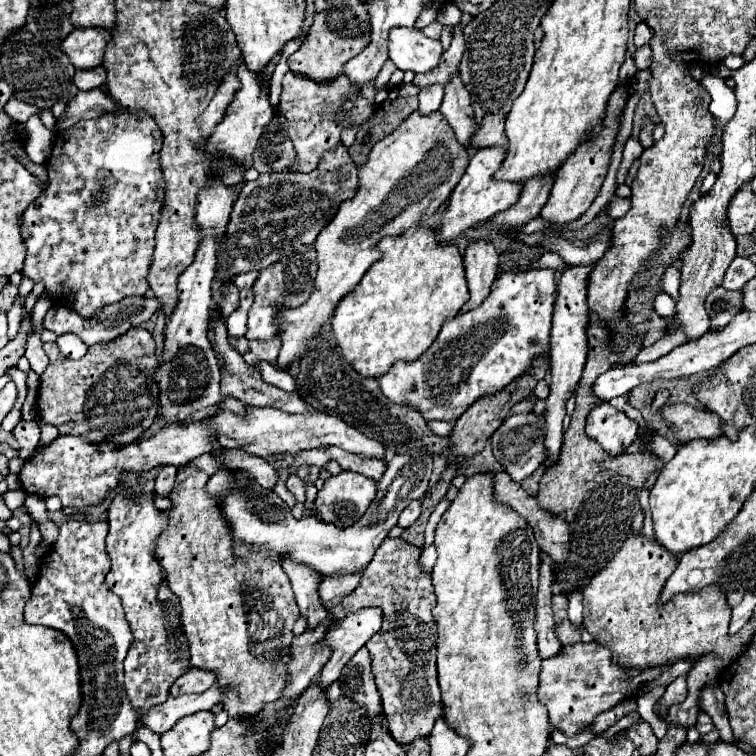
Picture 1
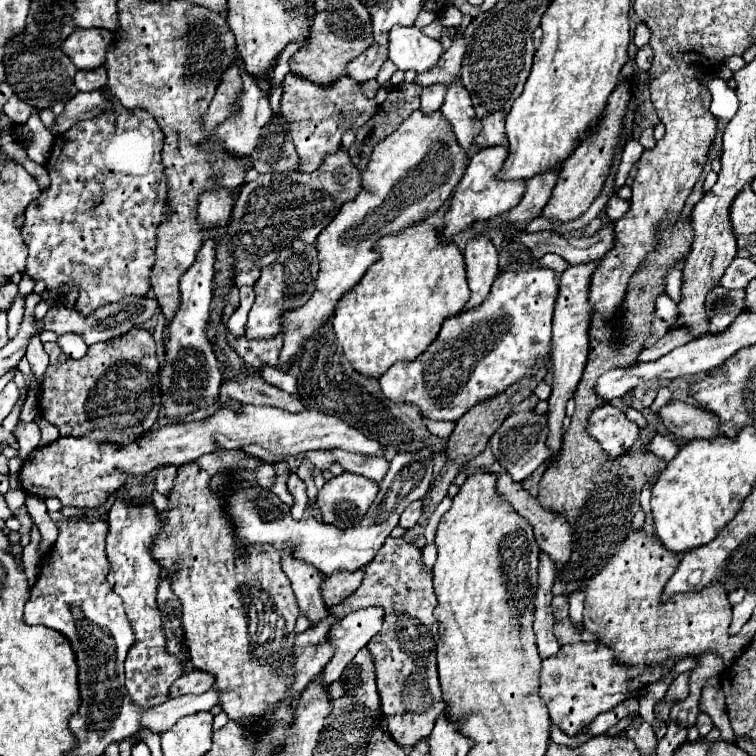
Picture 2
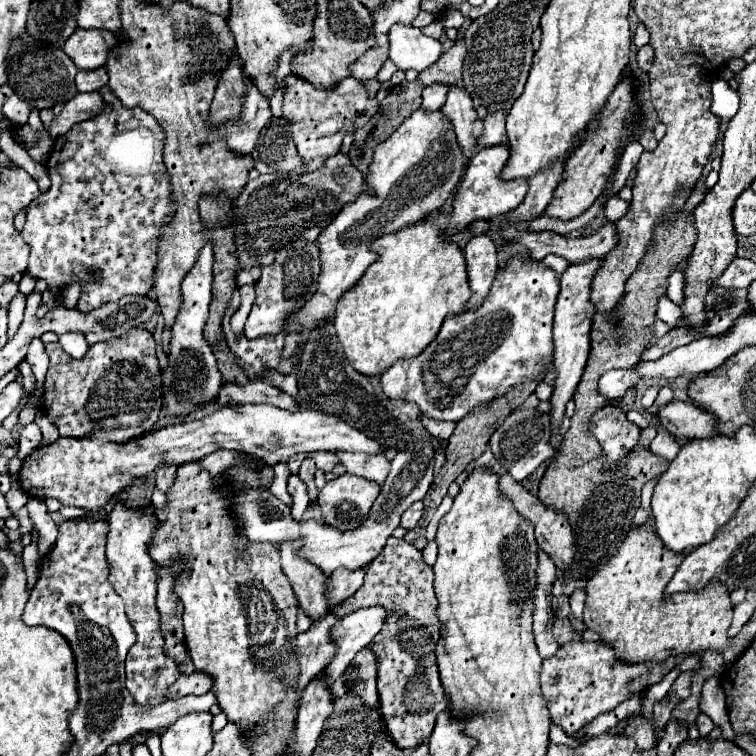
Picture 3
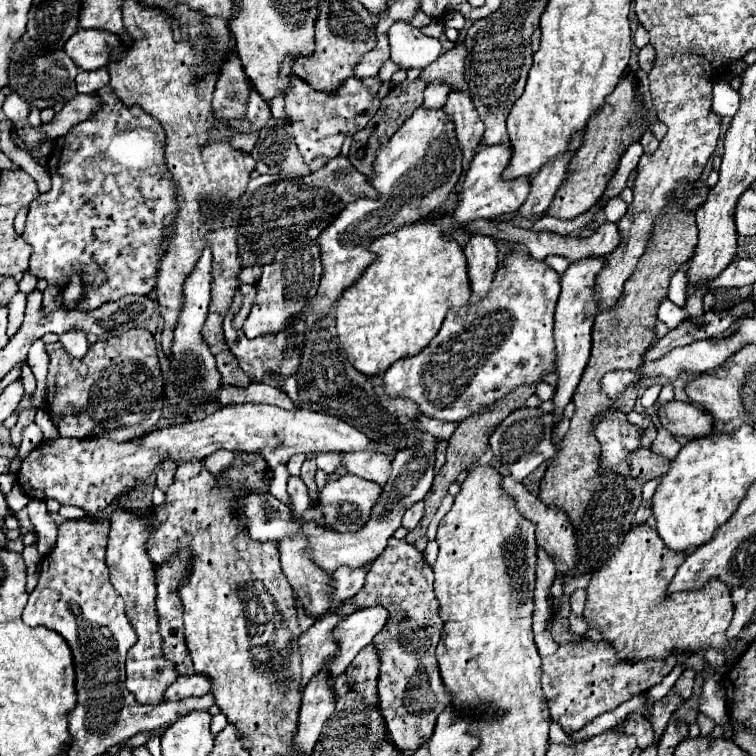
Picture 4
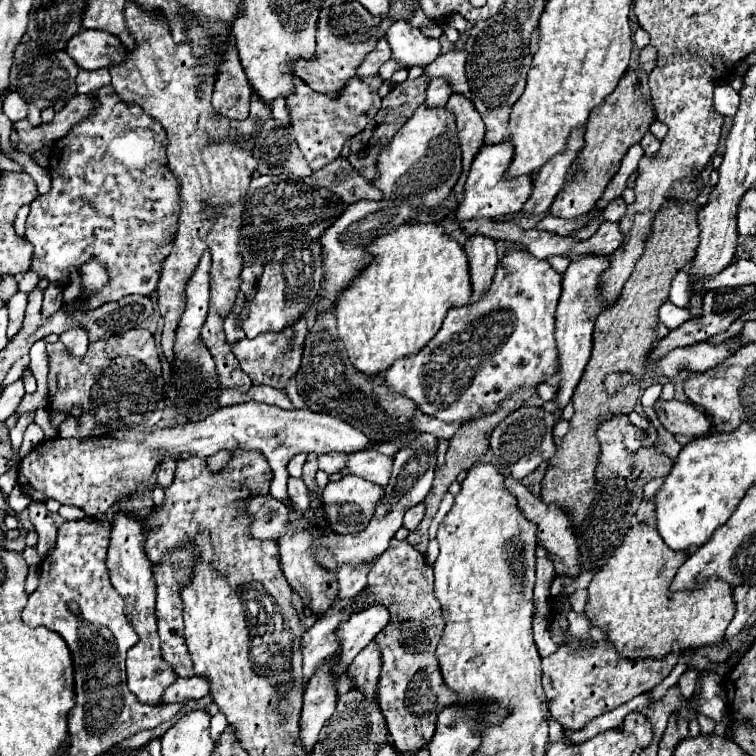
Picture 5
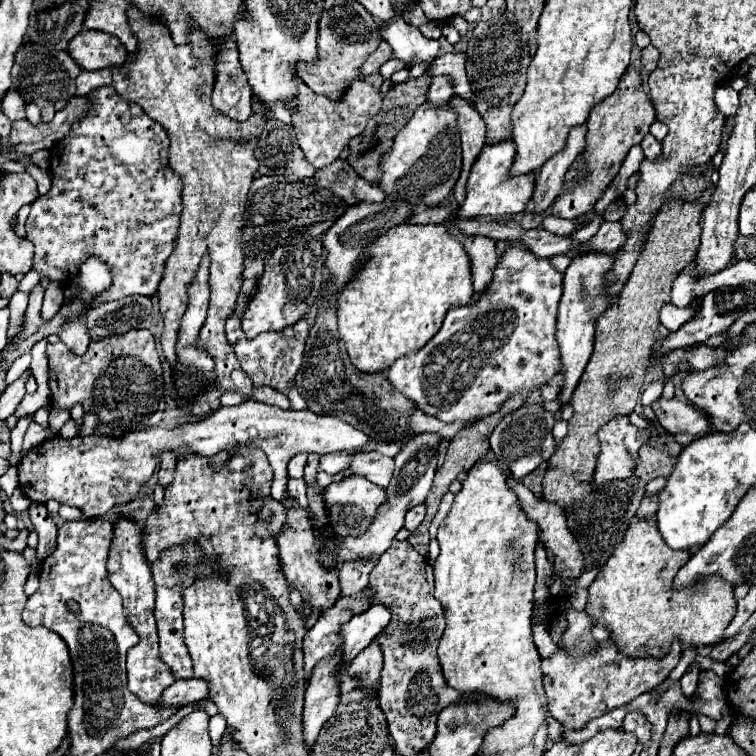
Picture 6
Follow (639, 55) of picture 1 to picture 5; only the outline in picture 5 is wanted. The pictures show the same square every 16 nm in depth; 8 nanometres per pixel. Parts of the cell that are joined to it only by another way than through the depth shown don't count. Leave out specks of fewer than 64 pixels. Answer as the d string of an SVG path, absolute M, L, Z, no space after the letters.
M654 46L642 48L642 52L640 52L640 64L642 64L642 70L646 70L646 72L650 74L652 68L656 66L656 60L658 60L658 52L656 52Z

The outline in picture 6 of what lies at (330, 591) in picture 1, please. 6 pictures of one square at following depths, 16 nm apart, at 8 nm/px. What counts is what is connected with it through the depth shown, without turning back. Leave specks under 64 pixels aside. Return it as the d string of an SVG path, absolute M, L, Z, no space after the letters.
M370 558L370 560L356 560L356 562L346 562L340 566L338 570L338 578L340 578L340 596L352 596L356 592L360 592L360 588L368 586L368 576L372 572L372 568L378 564L378 558Z

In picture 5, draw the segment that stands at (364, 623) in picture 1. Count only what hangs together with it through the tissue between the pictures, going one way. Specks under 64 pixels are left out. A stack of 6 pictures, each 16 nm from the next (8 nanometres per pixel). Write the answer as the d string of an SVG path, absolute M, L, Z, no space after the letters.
M370 606L358 614L352 614L348 622L340 624L336 636L340 638L340 656L334 672L340 674L354 660L354 656L366 648L374 636L388 624L390 612L384 606Z

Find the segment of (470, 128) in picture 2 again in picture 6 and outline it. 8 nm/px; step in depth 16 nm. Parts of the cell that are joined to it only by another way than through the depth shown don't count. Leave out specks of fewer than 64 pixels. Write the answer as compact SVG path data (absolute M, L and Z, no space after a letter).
M454 96L448 106L456 108L456 112L458 112L460 142L462 142L462 152L464 152L462 172L454 184L454 196L456 196L458 204L462 204L466 198L466 182L468 182L468 174L472 170L472 164L476 162L478 154L486 146L486 124L484 124L482 116L466 100L462 100L458 96Z

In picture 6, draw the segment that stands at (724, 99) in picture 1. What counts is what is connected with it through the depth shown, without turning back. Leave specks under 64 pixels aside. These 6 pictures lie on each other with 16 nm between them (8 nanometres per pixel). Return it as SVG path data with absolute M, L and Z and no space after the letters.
M722 84L718 90L716 90L716 106L718 110L726 116L726 118L732 118L738 110L738 92L728 86L728 84Z

